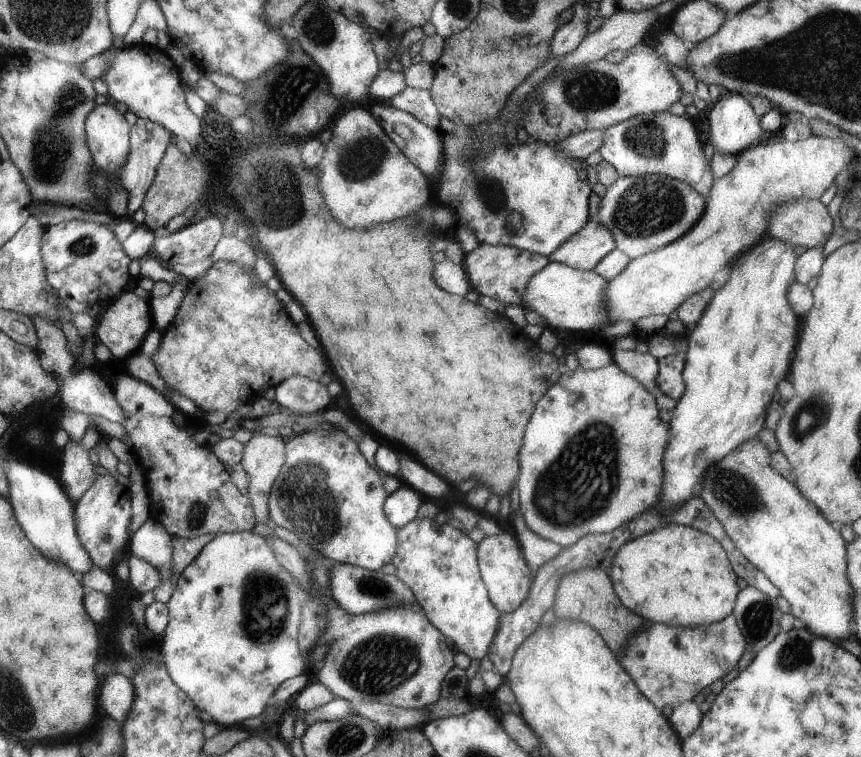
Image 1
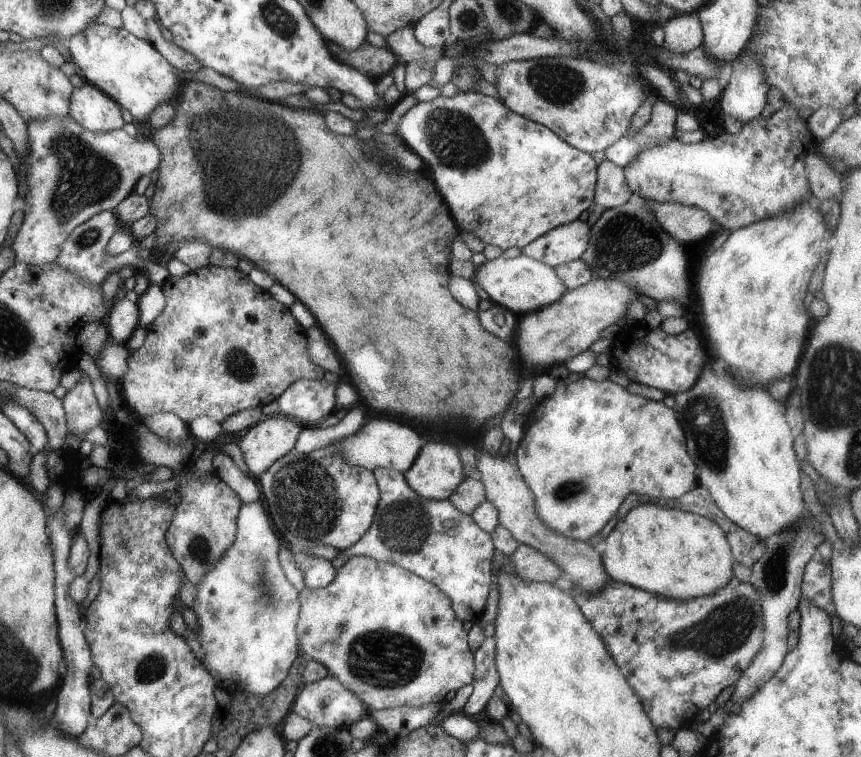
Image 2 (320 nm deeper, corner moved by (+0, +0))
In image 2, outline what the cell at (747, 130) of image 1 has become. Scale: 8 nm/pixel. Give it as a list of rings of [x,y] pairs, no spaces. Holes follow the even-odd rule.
[[[742,56],[733,63],[732,76],[721,92],[719,107],[724,116],[734,116],[745,125],[761,116],[770,86],[766,84],[765,70],[752,56]]]

